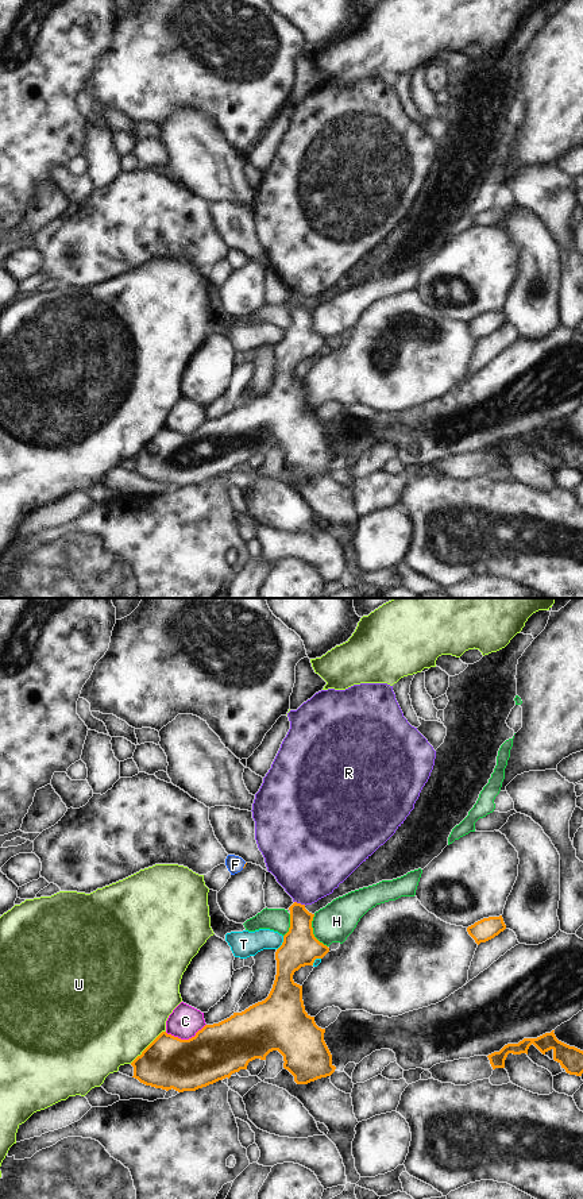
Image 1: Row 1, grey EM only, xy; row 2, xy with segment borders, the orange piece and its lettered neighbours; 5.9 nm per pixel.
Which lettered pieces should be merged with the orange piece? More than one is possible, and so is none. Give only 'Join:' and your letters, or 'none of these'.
Join: F.

